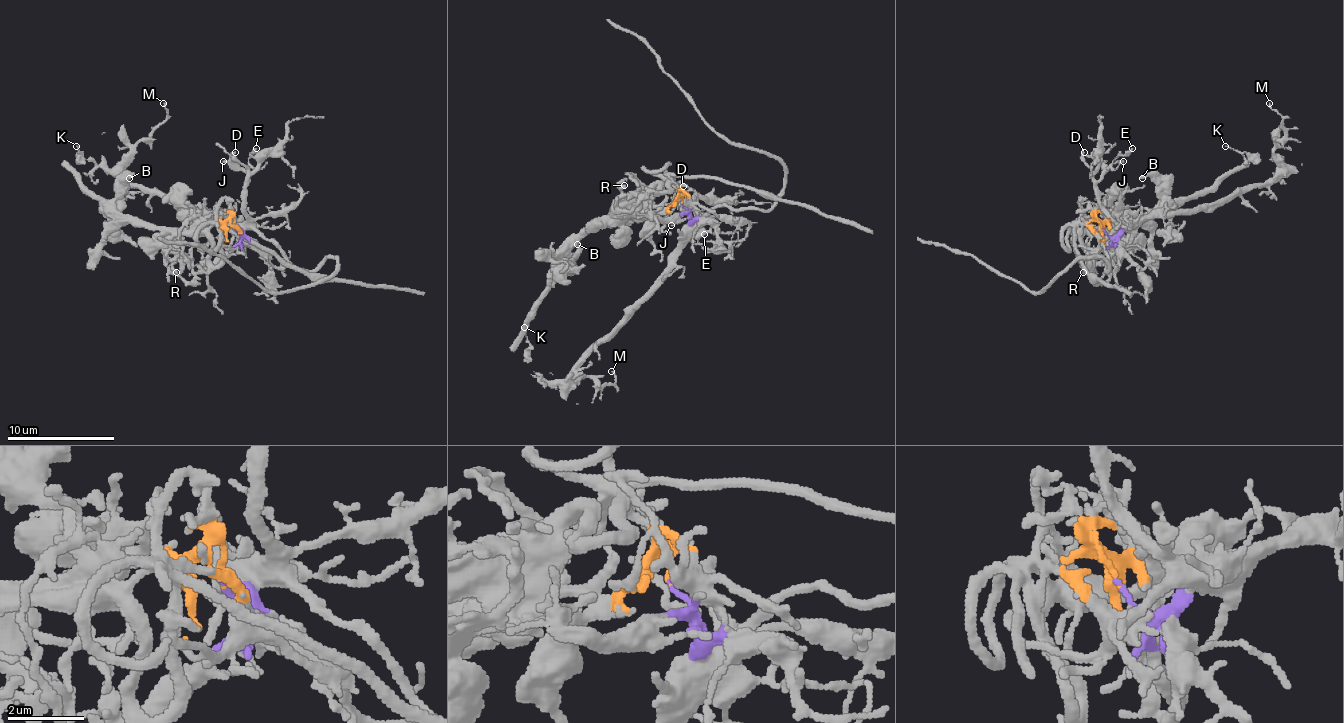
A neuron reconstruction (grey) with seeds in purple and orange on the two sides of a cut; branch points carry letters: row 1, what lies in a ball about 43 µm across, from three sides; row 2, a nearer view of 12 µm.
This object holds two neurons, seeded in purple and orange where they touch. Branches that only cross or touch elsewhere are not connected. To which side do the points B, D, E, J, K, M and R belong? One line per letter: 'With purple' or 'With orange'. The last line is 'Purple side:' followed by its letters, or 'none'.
B: With orange
D: With purple
E: With purple
J: With purple
K: With orange
M: With purple
R: With orange
Purple side: D, E, J, M

